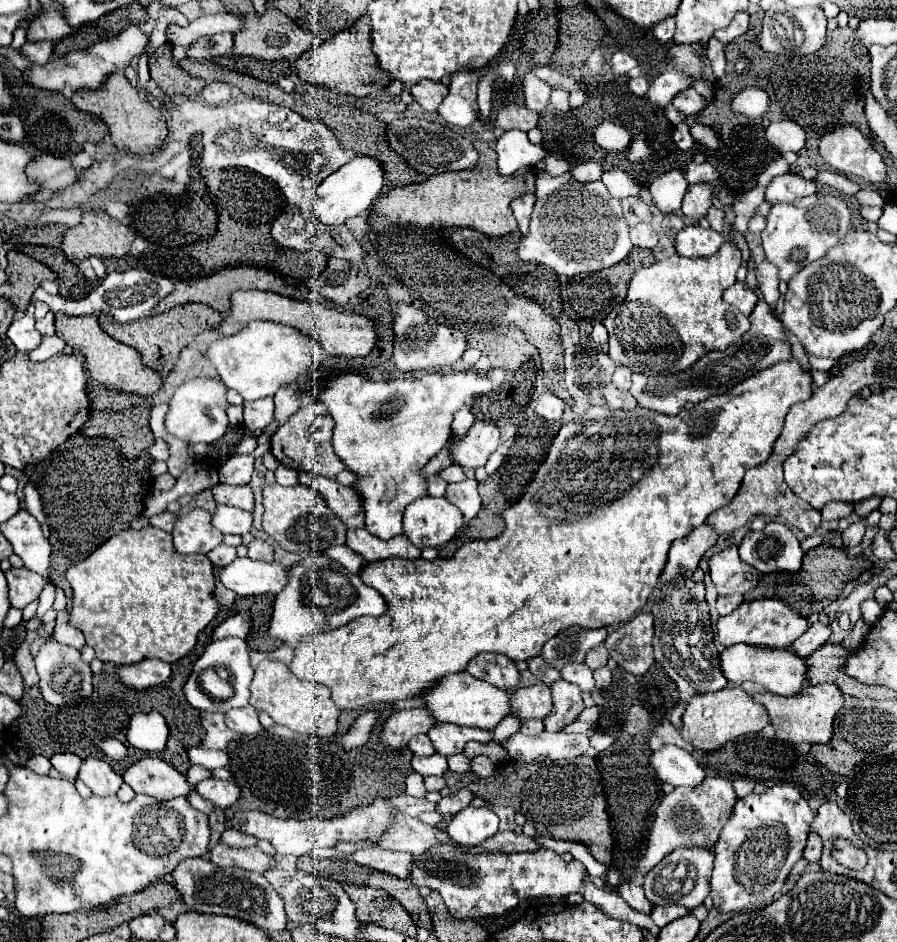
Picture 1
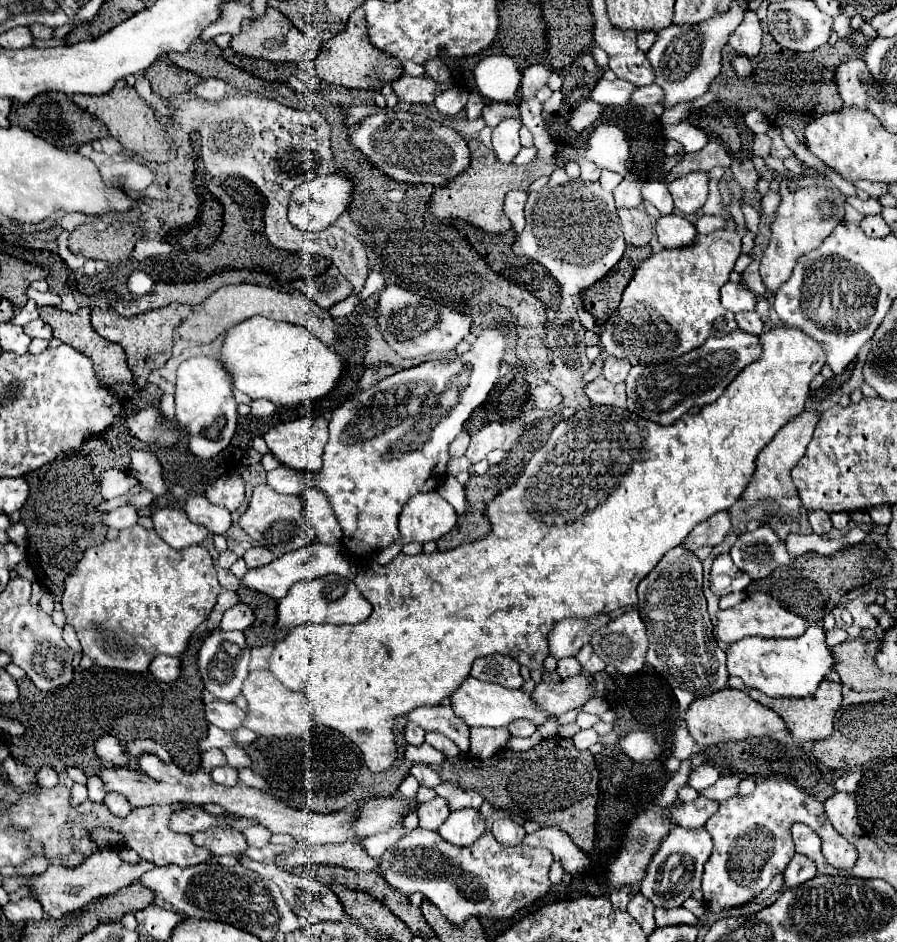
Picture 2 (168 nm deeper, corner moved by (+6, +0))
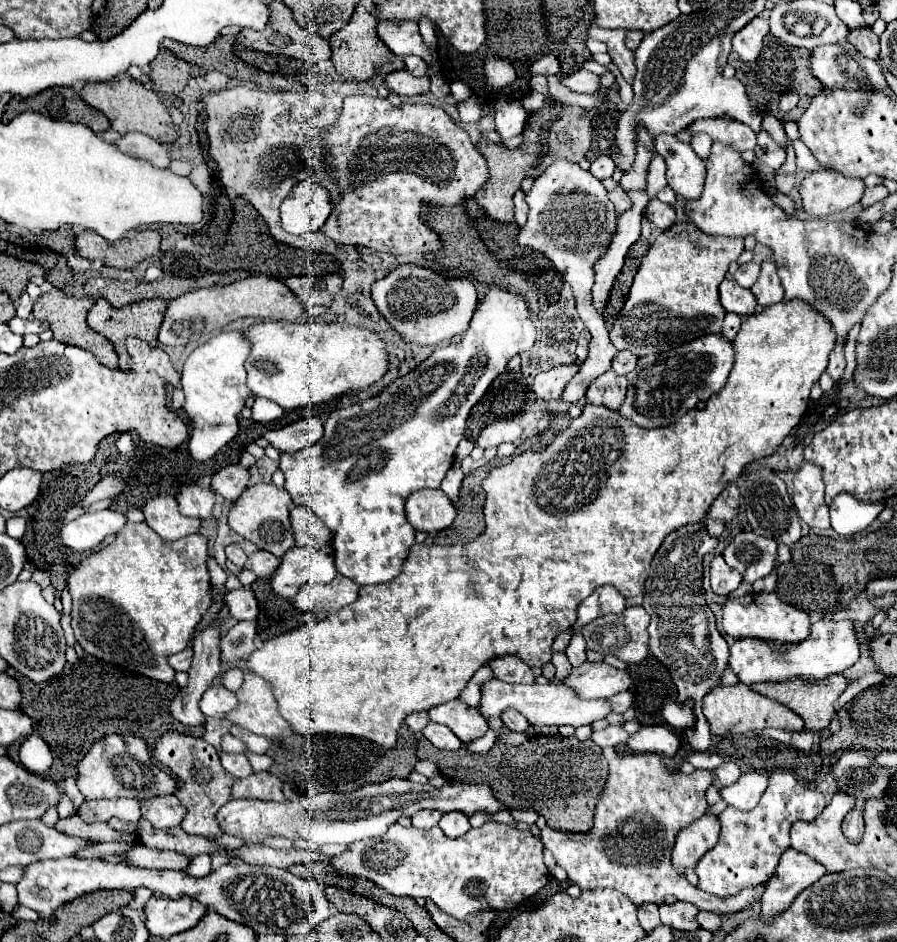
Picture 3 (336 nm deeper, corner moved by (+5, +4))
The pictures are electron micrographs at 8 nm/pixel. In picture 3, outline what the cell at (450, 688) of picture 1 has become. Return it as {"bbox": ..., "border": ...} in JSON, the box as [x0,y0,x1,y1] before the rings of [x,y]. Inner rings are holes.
{"bbox":[481,680,613,728],"border":[[[489,680],[483,684],[483,690],[481,690],[481,714],[489,720],[489,718],[499,718],[503,710],[507,708],[515,708],[519,710],[533,726],[563,726],[563,724],[569,724],[573,728],[579,728],[579,726],[589,726],[593,724],[595,720],[601,720],[605,718],[613,704],[609,700],[603,700],[603,698],[597,698],[597,700],[583,700],[577,696],[577,692],[569,686],[563,686],[563,684],[555,684],[555,682],[549,682],[549,684],[507,684],[503,680]]]}

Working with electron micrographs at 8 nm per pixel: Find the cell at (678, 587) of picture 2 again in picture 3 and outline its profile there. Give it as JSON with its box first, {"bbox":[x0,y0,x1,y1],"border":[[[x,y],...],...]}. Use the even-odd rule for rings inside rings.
{"bbox":[643,522,729,752],"border":[[[703,522],[685,524],[673,530],[657,550],[649,580],[645,586],[643,608],[651,616],[649,648],[669,668],[671,678],[679,690],[679,702],[693,702],[695,722],[685,728],[685,736],[693,750],[705,752],[711,744],[709,722],[701,712],[703,698],[719,684],[727,666],[729,646],[715,626],[715,616],[705,602],[703,566],[701,560],[719,544],[719,538],[709,536]]]}

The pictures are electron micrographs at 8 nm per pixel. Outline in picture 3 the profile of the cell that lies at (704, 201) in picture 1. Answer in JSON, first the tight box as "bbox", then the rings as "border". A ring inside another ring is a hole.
{"bbox":[655,134,703,198],"border":[[[663,134],[655,142],[655,150],[665,158],[667,184],[675,194],[683,198],[699,198],[703,190],[703,160],[693,152],[689,142],[681,142],[677,136]]]}

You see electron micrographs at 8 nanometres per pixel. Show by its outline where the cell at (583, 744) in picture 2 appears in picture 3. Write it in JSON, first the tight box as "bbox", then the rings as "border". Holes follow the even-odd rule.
{"bbox":[593,726,629,748],"border":[[[607,726],[599,732],[593,732],[593,742],[601,748],[605,746],[617,746],[617,744],[625,744],[629,738],[629,734],[621,728],[621,726]]]}

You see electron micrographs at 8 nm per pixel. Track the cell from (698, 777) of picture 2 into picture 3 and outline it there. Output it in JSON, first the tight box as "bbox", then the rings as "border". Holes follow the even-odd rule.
{"bbox":[715,760,743,786],"border":[[[727,760],[727,762],[723,762],[723,764],[715,770],[715,776],[719,778],[719,782],[721,782],[723,786],[735,784],[741,774],[743,774],[743,772],[741,772],[741,766],[739,766],[735,760]]]}

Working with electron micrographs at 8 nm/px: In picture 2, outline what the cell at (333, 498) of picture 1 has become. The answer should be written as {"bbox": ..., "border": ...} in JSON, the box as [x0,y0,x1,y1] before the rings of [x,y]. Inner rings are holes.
{"bbox":[302,488,344,544],"border":[[[306,488],[302,492],[302,498],[306,502],[306,518],[310,526],[314,526],[316,540],[324,544],[340,544],[344,534],[338,524],[338,518],[334,516],[332,504],[326,502],[328,496],[322,490]]]}

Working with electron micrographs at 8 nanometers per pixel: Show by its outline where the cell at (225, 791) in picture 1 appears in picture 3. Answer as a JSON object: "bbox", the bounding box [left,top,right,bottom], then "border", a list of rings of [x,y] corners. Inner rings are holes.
{"bbox":[221,754,253,778],"border":[[[221,754],[221,762],[223,762],[223,768],[235,778],[245,778],[253,774],[253,768],[245,754]]]}

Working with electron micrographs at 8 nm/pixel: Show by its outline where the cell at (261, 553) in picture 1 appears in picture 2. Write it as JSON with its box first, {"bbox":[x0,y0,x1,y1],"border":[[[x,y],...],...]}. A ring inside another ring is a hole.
{"bbox":[244,546,276,568],"border":[[[254,546],[250,550],[244,552],[244,560],[248,568],[258,568],[258,566],[266,566],[268,562],[272,562],[276,556],[272,552],[268,552],[264,546]]]}

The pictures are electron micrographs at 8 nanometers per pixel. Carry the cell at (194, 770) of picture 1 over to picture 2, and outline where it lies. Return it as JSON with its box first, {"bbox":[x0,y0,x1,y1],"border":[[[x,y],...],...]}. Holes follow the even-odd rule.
{"bbox":[200,748,226,772],"border":[[[214,748],[214,750],[208,750],[208,752],[204,752],[204,754],[202,754],[202,760],[200,760],[200,770],[204,770],[204,772],[212,772],[214,768],[224,766],[224,764],[226,764],[226,758],[224,758],[222,750]]]}

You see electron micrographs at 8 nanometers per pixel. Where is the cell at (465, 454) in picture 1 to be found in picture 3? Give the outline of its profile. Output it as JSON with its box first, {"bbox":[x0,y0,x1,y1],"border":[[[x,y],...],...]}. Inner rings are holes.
{"bbox":[476,420,523,449],"border":[[[503,420],[490,424],[485,428],[485,432],[481,432],[477,438],[476,446],[488,449],[494,446],[499,446],[504,442],[517,442],[522,436],[523,430],[521,426],[517,426],[515,422]]]}

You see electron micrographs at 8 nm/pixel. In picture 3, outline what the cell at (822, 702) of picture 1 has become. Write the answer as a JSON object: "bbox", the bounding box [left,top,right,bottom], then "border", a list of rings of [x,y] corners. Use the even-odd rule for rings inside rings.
{"bbox":[751,674,847,730],"border":[[[829,674],[823,680],[799,680],[799,678],[791,678],[791,680],[781,680],[781,682],[759,682],[751,686],[755,692],[779,700],[781,704],[785,704],[787,708],[791,708],[793,712],[799,712],[799,716],[805,720],[805,728],[807,730],[825,730],[831,724],[831,718],[835,714],[835,700],[843,694],[843,690],[847,688],[847,680],[843,674]]]}

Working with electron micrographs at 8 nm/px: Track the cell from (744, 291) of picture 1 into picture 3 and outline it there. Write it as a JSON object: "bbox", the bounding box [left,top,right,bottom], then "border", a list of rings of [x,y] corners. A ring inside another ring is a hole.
{"bbox":[719,280,757,316],"border":[[[723,280],[719,286],[719,300],[725,312],[735,312],[739,316],[749,316],[755,312],[757,302],[751,290],[741,288],[735,280]]]}

